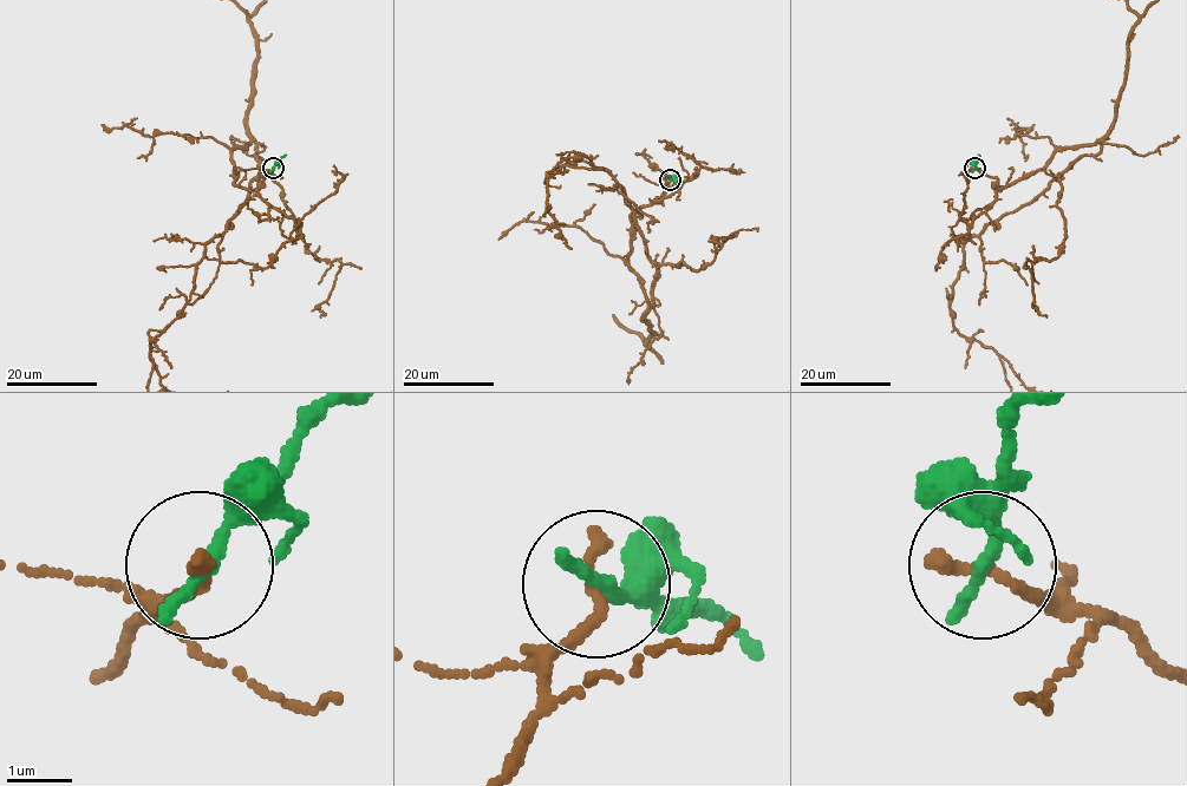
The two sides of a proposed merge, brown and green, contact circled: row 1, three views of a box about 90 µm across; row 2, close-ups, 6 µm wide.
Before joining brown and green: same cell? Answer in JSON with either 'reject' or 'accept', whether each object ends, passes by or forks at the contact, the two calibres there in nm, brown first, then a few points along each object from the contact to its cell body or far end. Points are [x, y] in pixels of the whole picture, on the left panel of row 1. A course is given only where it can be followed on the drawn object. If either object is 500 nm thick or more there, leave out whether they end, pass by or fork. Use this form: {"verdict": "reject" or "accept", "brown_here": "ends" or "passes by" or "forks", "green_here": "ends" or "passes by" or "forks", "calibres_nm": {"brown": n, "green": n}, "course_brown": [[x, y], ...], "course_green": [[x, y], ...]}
{"verdict": "reject", "brown_here": "ends", "green_here": "ends", "calibres_nm": {"brown": 260, "green": 280}, "course_brown": [[273, 168], [246, 189], [232, 152], [252, 141], [260, 172], [151, 339]], "course_green": [[273, 168], [286, 154]]}

